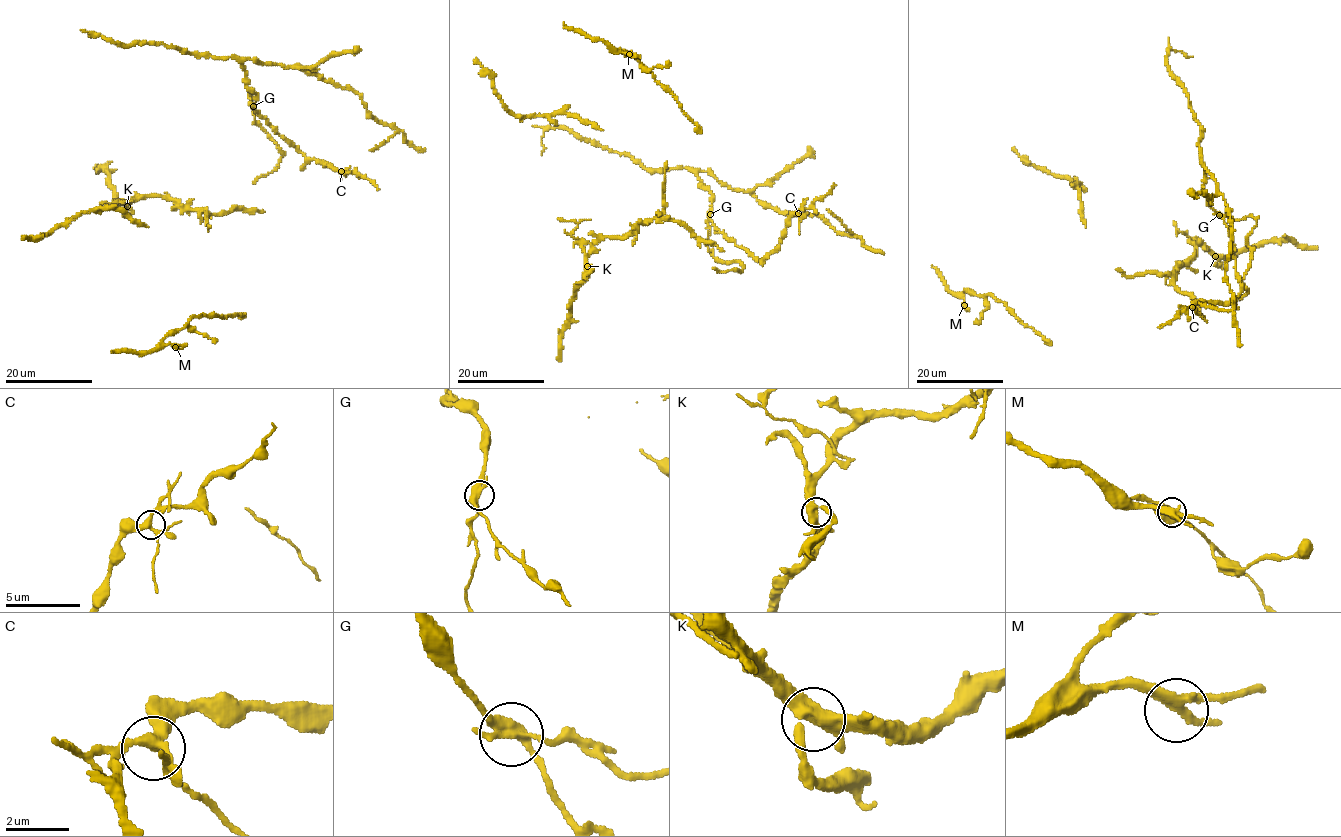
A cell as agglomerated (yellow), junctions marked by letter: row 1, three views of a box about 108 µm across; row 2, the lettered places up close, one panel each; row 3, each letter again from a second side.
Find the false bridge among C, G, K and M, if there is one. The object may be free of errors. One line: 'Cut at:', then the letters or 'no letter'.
Cut at: G

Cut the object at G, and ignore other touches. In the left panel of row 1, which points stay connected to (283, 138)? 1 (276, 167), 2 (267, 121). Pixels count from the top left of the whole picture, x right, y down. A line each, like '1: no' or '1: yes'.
1: no
2: yes

